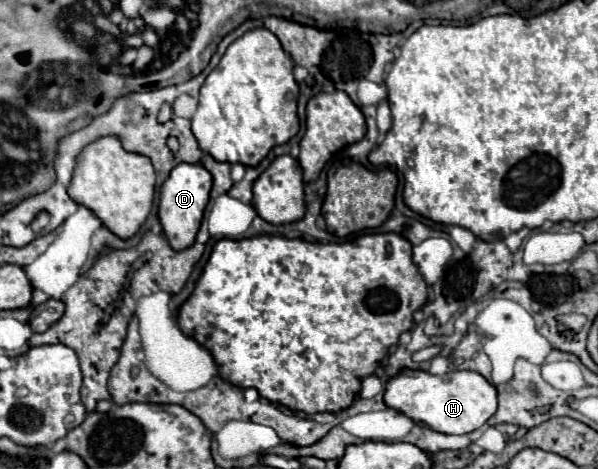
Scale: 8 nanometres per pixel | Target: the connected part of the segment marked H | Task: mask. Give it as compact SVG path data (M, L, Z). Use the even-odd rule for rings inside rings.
M399 369L397 375L389 377L383 393L383 401L389 409L395 409L403 413L405 417L413 419L415 423L421 423L433 431L447 433L447 435L463 435L471 433L473 429L479 429L495 411L497 411L497 391L495 387L479 373L475 371L449 371L445 375L429 375L421 369Z

